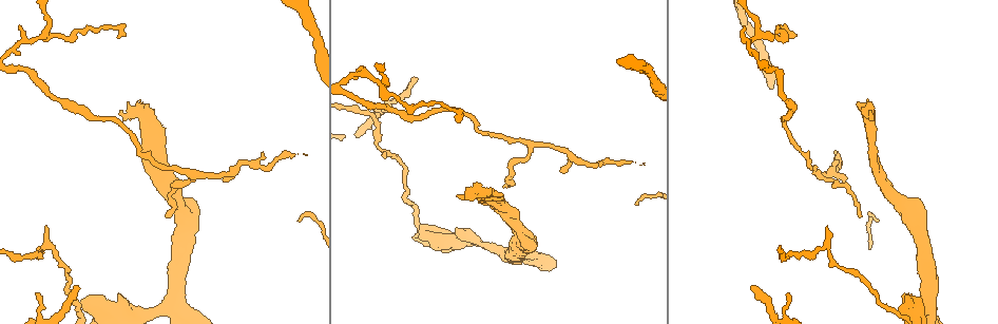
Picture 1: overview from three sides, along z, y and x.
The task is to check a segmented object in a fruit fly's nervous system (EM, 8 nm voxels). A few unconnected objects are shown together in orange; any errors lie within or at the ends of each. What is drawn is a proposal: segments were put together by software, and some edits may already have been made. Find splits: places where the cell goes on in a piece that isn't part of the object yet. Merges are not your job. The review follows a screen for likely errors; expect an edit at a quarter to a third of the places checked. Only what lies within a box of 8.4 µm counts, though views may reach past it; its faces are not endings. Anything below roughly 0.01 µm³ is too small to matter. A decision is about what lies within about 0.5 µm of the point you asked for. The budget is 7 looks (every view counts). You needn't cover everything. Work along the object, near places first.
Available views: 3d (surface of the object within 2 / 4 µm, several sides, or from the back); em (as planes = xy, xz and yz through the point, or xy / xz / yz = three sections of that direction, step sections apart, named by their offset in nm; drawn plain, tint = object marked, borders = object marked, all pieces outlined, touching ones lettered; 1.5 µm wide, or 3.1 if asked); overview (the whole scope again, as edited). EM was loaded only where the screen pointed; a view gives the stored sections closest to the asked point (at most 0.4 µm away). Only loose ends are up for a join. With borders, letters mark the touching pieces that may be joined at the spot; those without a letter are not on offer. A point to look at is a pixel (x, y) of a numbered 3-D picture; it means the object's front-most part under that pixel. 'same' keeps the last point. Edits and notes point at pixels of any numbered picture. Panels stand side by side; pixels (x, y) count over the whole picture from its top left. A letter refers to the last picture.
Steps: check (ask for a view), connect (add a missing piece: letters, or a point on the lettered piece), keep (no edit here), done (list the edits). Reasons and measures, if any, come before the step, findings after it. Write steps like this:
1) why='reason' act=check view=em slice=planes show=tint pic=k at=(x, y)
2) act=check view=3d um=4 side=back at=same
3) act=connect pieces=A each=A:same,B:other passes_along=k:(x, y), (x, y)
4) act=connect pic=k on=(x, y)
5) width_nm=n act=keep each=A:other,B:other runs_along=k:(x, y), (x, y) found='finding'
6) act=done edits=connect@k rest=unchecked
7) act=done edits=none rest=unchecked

why='tapers out' act=check view=3d um=4 pic=1 at=(860, 216)

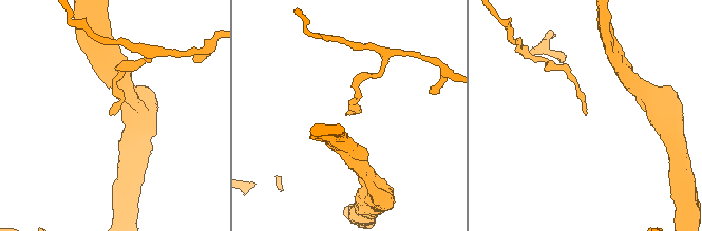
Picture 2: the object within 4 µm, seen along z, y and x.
act=check view=em slice=xy step=8 show=tint pic=2 at=(348, 113)

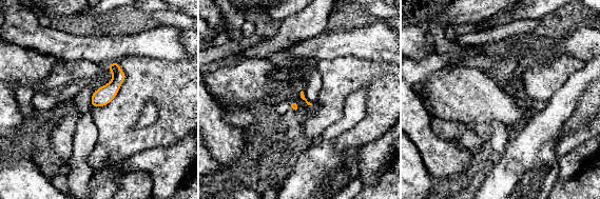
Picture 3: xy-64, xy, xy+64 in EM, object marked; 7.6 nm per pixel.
why='another direction' act=check view=em slice=planes show=borders at=same

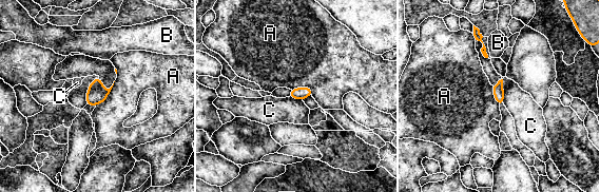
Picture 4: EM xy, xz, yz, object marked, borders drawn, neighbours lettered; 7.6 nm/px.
width_nm=80 longest_contact=A:240nm act=keep each=A:other,B:other,C:other found='none of them fits'

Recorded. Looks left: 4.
why='an open end' act=check view=em slice=planes show=borders pic=1 at=(166, 128)

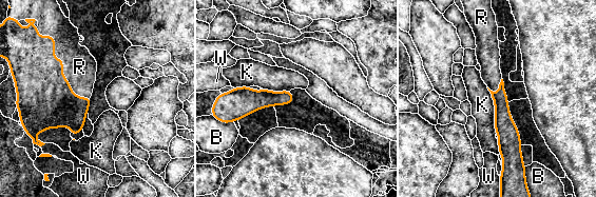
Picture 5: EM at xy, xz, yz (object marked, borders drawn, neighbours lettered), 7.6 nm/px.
act=connect pieces=R each=B:other,K:other,R:same,W:other passes_along=5:(44, 97), (62, 70), (79, 66) found='it goes on there'

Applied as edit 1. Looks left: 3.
act=done edits=connect@5 rest=unchecked

